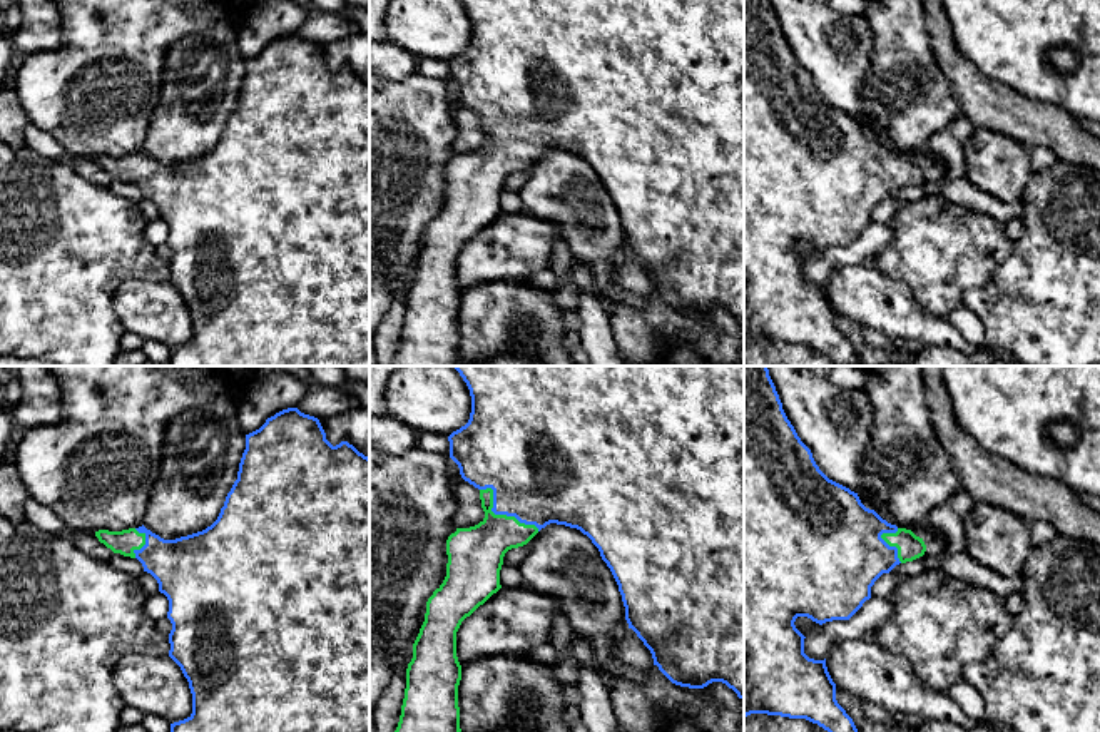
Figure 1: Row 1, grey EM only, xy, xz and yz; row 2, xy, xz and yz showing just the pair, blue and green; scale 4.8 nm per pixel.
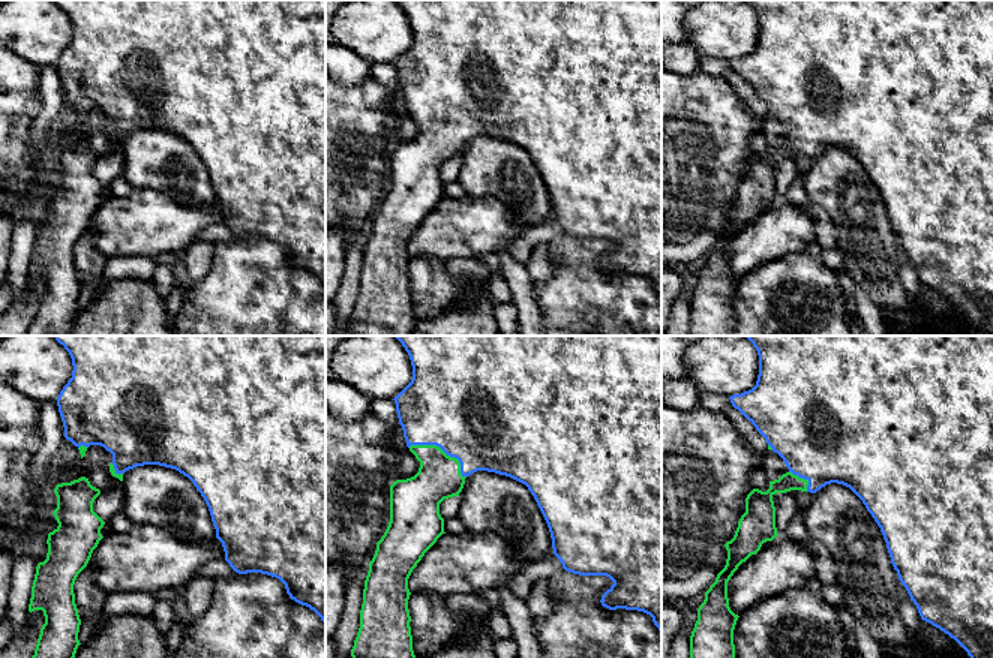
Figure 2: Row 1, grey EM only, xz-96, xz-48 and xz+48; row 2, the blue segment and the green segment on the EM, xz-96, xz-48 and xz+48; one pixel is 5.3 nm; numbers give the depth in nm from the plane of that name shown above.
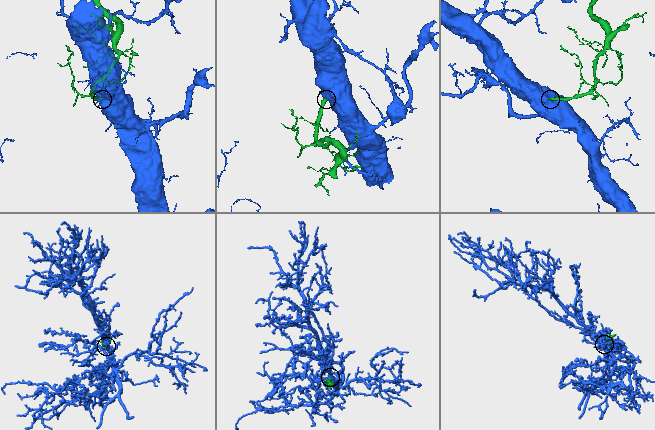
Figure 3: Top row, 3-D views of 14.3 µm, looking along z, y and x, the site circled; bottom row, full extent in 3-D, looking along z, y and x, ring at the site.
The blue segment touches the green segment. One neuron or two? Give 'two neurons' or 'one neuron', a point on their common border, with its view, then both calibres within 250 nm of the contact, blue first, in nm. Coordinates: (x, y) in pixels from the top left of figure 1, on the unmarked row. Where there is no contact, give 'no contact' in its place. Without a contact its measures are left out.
one neuron; contact xz (500, 139); calibres 440 and 280 nm

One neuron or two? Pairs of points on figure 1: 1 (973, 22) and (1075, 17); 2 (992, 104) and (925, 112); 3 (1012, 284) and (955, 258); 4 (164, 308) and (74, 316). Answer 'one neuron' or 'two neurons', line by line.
1: one neuron
2: two neurons
3: two neurons
4: two neurons

